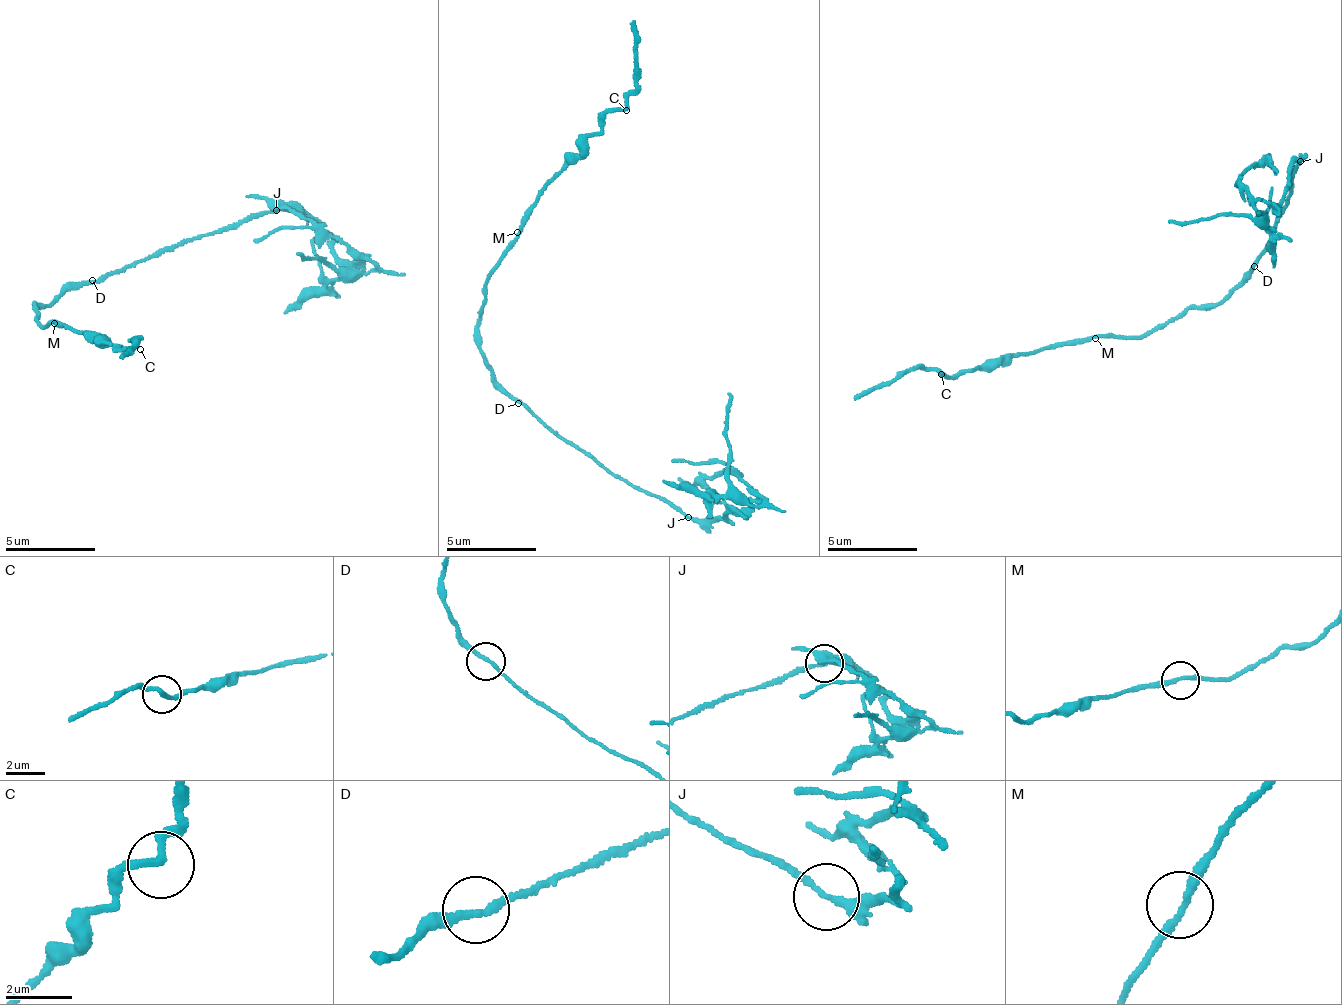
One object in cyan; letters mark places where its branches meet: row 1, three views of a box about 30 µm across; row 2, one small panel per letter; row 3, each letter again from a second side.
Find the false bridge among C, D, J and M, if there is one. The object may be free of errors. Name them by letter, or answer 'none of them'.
J

